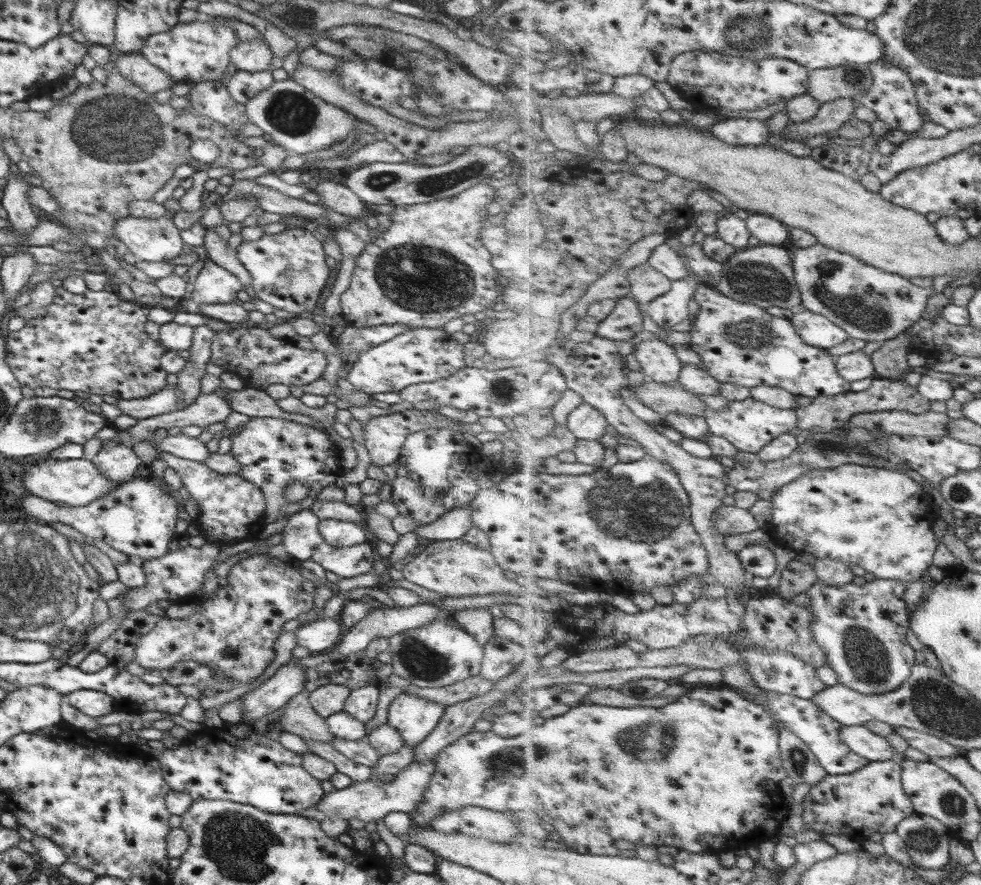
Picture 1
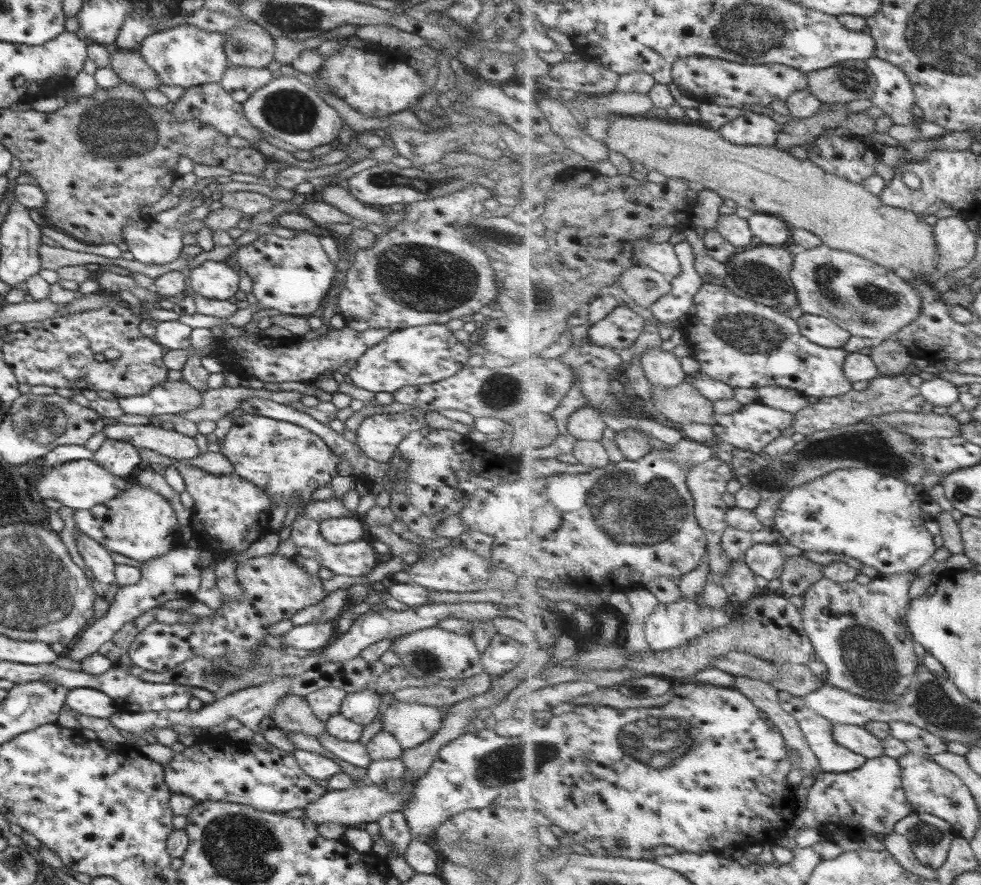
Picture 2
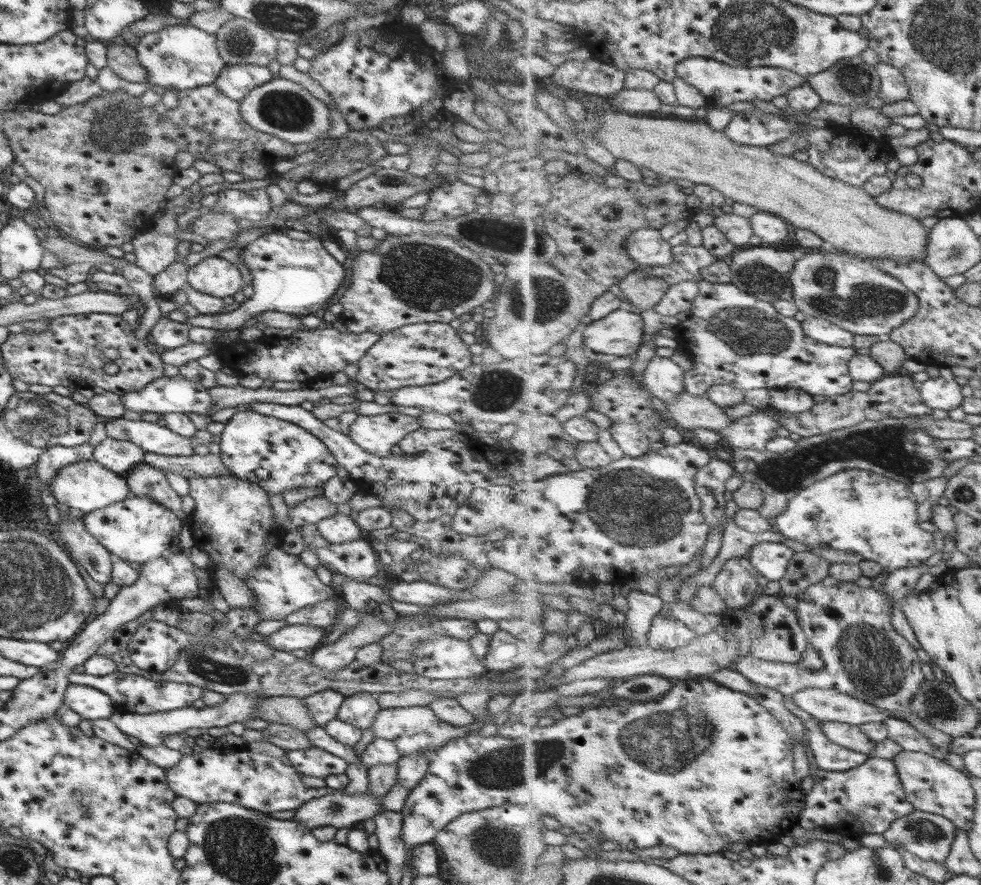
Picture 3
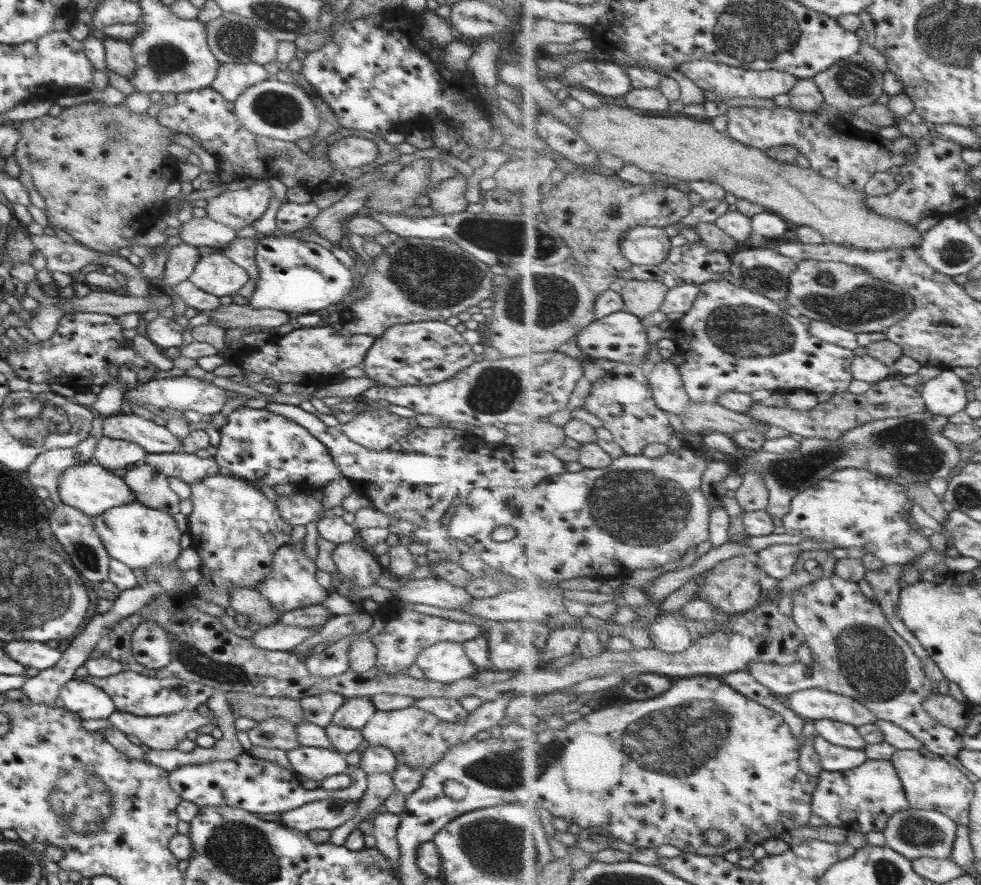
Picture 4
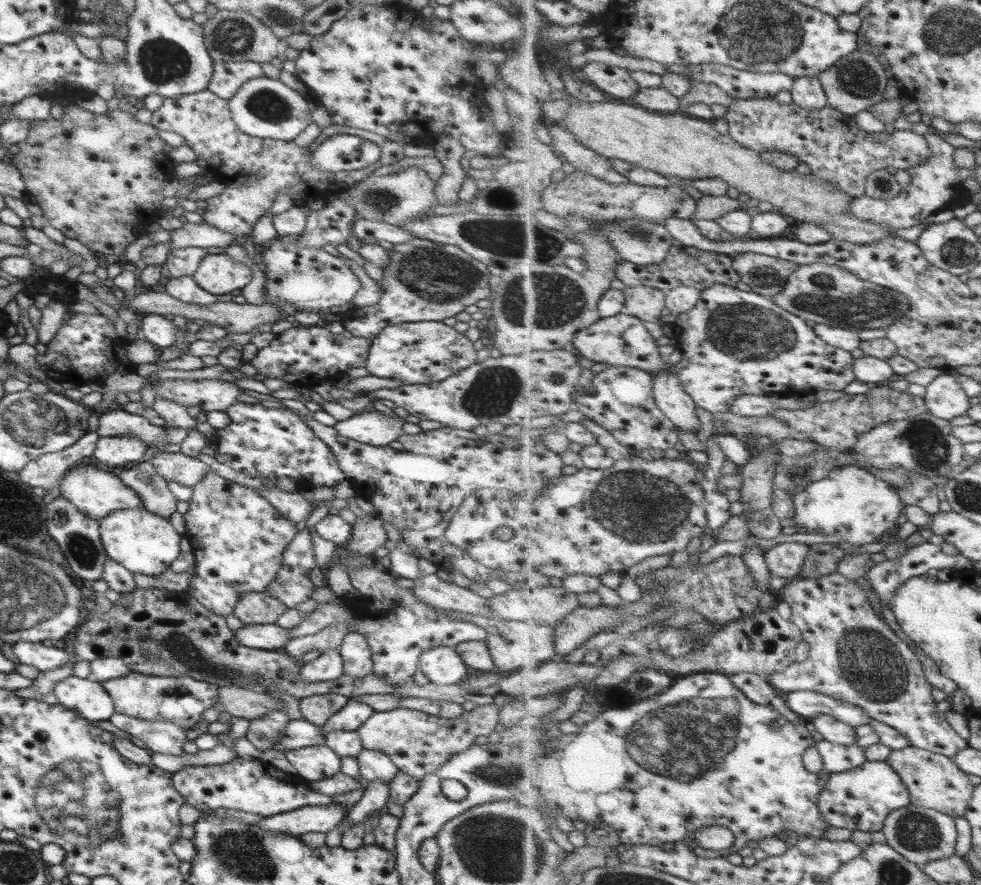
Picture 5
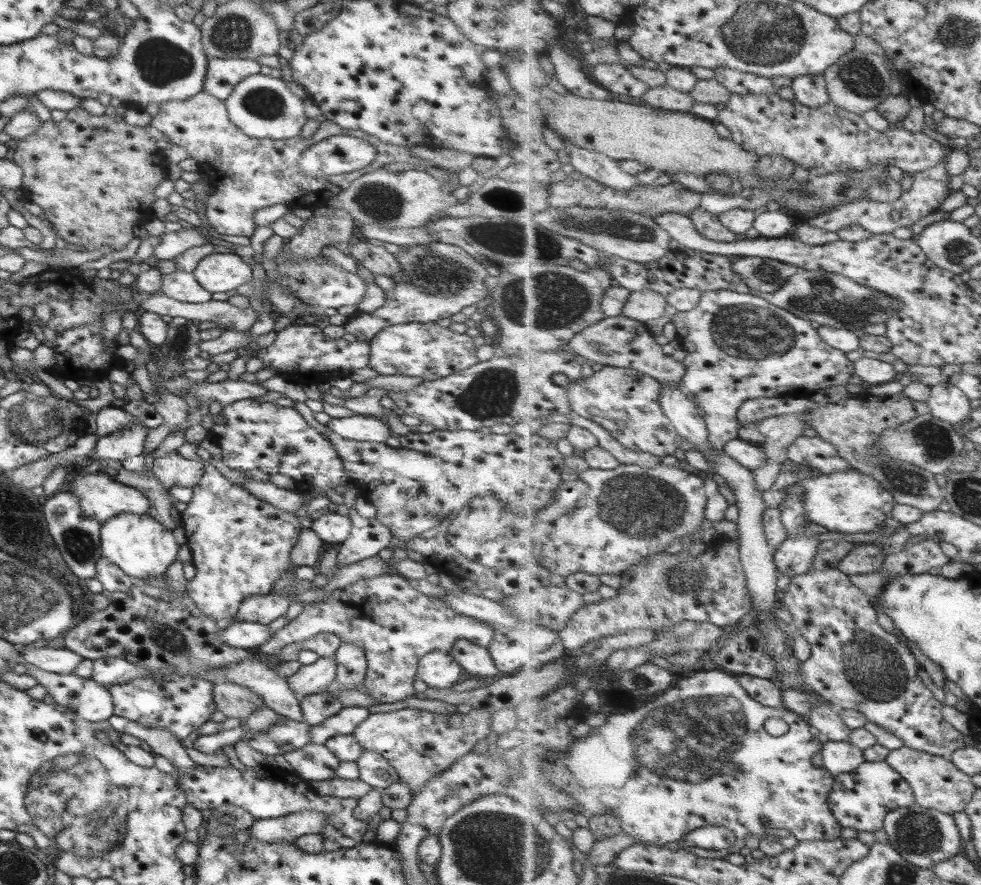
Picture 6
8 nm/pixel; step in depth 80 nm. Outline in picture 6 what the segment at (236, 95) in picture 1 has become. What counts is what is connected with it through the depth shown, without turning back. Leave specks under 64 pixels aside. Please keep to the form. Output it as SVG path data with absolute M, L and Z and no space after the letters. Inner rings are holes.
M208 58L207 74L203 80L202 92L217 100L225 100L231 90L247 76L260 74L256 60L237 58Z

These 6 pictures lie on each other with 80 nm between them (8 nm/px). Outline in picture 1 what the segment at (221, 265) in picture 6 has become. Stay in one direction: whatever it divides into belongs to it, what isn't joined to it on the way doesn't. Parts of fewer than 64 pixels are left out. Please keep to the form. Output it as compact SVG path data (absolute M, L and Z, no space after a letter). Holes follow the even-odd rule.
M207 259L204 260L202 268L199 270L195 281L192 282L193 290L190 298L197 304L223 304L236 299L235 294L241 290L240 280L233 276L227 269L221 268L218 264Z

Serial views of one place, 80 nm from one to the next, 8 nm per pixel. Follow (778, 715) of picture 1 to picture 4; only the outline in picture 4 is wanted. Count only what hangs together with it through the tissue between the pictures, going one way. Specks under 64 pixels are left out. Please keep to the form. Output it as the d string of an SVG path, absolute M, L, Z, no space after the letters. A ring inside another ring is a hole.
M820 734L814 739L814 750L820 758L822 768L831 772L861 767L869 759L863 749L847 748L845 745L833 744Z

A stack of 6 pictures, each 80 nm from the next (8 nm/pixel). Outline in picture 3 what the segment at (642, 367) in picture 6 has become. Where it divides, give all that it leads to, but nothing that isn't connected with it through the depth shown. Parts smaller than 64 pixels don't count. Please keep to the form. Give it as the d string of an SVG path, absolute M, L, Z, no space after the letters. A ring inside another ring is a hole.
M627 307L617 309L605 318L588 321L582 329L584 336L584 347L586 350L596 351L608 356L629 356L632 358L637 354L643 343L643 318L639 314L630 312Z

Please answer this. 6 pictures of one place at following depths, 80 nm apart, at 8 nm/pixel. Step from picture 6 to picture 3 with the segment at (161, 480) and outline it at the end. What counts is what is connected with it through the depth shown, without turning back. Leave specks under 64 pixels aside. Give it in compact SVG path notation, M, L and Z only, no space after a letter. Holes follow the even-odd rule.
M146 452L142 464L152 466L164 473L177 472L183 478L194 476L224 476L227 470L216 454L205 455L190 454L189 456L163 456Z

